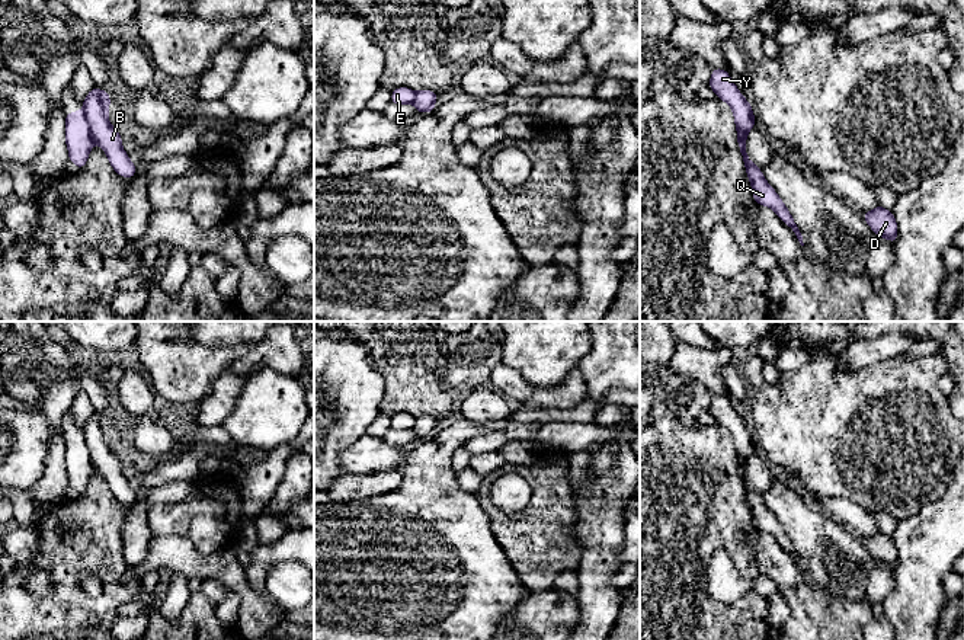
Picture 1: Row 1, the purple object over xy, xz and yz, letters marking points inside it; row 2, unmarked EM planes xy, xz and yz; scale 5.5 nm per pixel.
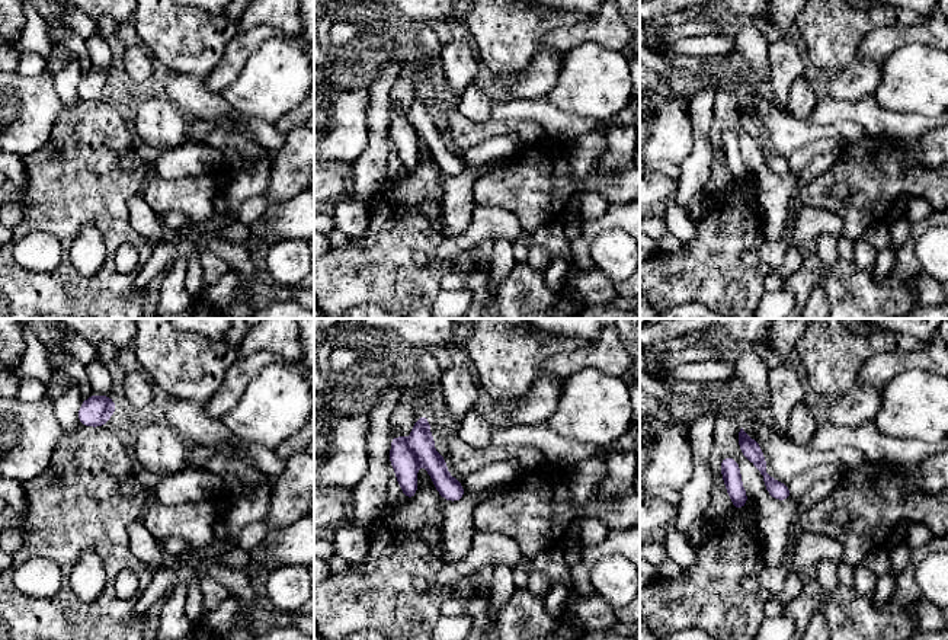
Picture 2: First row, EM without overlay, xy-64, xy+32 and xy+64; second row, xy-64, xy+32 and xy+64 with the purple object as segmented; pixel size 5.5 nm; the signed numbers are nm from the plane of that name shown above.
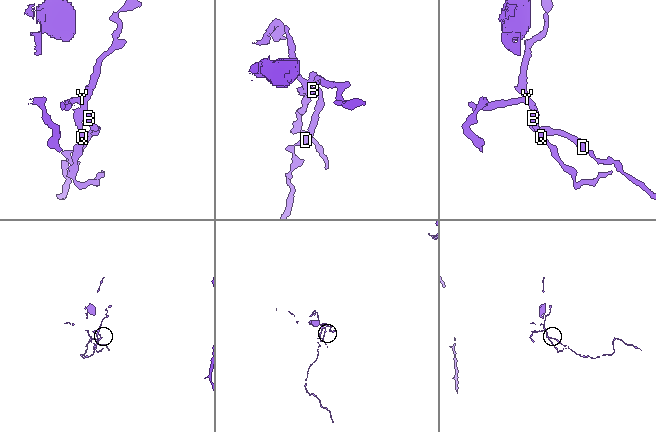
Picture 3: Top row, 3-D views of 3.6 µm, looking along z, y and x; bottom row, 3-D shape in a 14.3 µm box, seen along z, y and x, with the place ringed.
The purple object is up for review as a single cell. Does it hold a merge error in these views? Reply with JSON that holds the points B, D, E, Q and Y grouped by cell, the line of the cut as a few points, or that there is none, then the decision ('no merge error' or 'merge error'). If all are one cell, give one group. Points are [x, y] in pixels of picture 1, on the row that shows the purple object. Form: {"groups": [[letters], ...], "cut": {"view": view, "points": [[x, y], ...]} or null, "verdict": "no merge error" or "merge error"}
{"groups": [["B", "D", "Y"], ["E", "Q"]], "cut": {"view": "xy", "points": [[83, 111], [90, 137], [95, 141]]}, "verdict": "merge error"}

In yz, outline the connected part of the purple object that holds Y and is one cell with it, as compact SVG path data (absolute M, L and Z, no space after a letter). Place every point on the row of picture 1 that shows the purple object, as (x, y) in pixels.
M712 68L708 86L715 96L730 105L736 122L736 131L742 137L747 137L749 131L758 124L752 105L743 97L730 74L724 68Z

